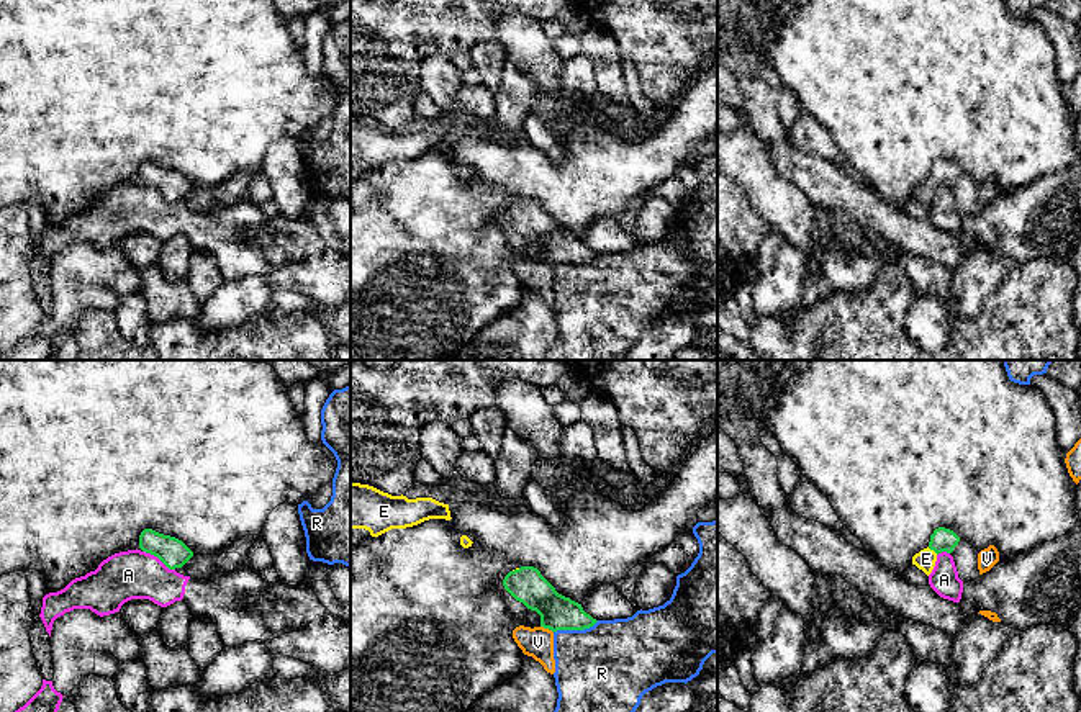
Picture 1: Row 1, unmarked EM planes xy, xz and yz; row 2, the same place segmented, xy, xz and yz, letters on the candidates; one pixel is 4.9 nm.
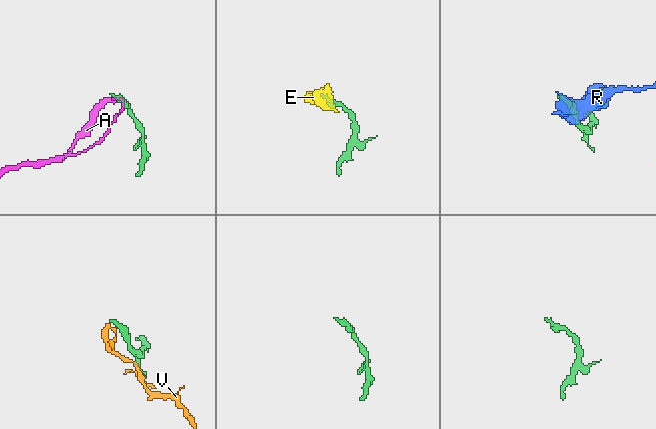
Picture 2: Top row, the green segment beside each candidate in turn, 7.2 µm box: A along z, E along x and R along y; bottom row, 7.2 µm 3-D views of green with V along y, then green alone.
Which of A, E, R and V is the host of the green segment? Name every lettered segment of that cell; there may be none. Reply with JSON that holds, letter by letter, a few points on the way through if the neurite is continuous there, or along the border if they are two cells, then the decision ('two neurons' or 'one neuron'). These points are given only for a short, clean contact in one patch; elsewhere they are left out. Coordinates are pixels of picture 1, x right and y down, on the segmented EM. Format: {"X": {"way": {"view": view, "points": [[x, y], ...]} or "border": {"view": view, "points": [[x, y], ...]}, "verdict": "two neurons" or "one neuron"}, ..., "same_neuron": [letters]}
{"A": {"border": {"view": "xy", "points": [[143, 550], [156, 555], [174, 570]]}, "verdict": "two neurons"}, "E": {"way": {"view": "yz", "points": [[942, 539], [932, 549], [926, 558]]}, "verdict": "one neuron"}, "R": {"verdict": "two neurons"}, "V": {"border": {"view": "xz", "points": [[541, 626], [552, 632]]}, "verdict": "two neurons"}, "same_neuron": ["E"]}

